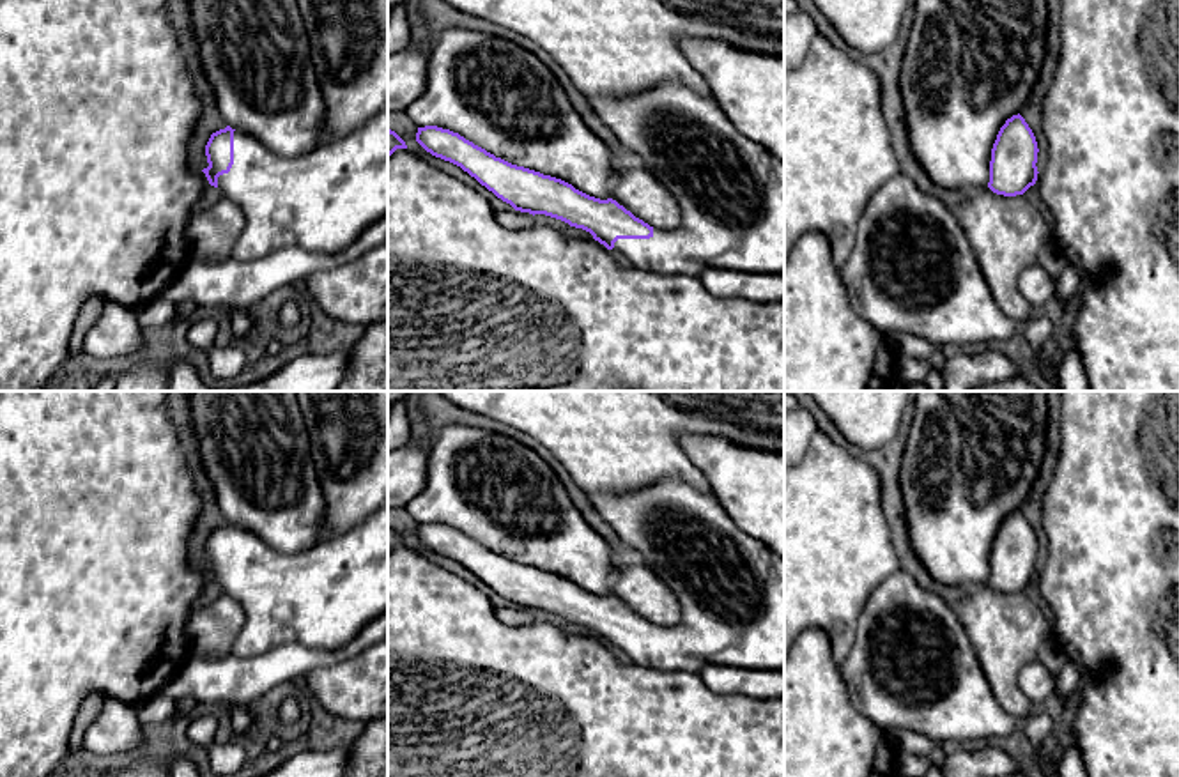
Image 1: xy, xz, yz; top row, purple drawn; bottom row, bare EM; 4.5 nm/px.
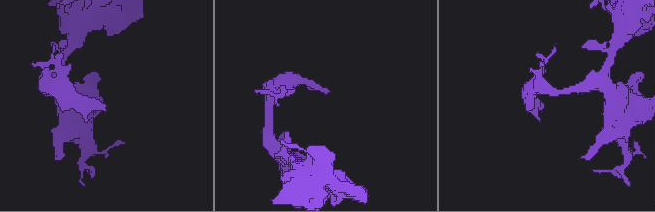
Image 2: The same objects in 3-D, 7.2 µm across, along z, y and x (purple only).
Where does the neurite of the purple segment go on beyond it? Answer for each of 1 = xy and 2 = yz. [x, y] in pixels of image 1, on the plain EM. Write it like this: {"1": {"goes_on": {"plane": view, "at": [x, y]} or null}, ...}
{"1": {"goes_on": {"plane": "xy", "at": [323, 599]}}, "2": {"goes_on": null}}

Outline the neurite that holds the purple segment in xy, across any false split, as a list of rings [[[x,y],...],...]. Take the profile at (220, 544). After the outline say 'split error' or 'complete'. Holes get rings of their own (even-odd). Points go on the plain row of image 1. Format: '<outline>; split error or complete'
[[[388,503],[340,538],[319,543],[304,554],[283,554],[257,535],[227,522],[205,542],[211,582],[237,600],[244,625],[234,655],[251,658],[281,644],[336,650],[388,611]]]; split error

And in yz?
[[[1018,510],[1000,524],[991,545],[988,584],[1004,593],[1023,591],[1037,577],[1037,538]]]; complete

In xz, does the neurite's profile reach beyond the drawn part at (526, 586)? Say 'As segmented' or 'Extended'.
Extended

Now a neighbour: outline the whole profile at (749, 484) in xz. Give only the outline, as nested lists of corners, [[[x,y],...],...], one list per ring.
[[[680,435],[680,446],[736,527],[784,559],[784,453],[703,435]]]

